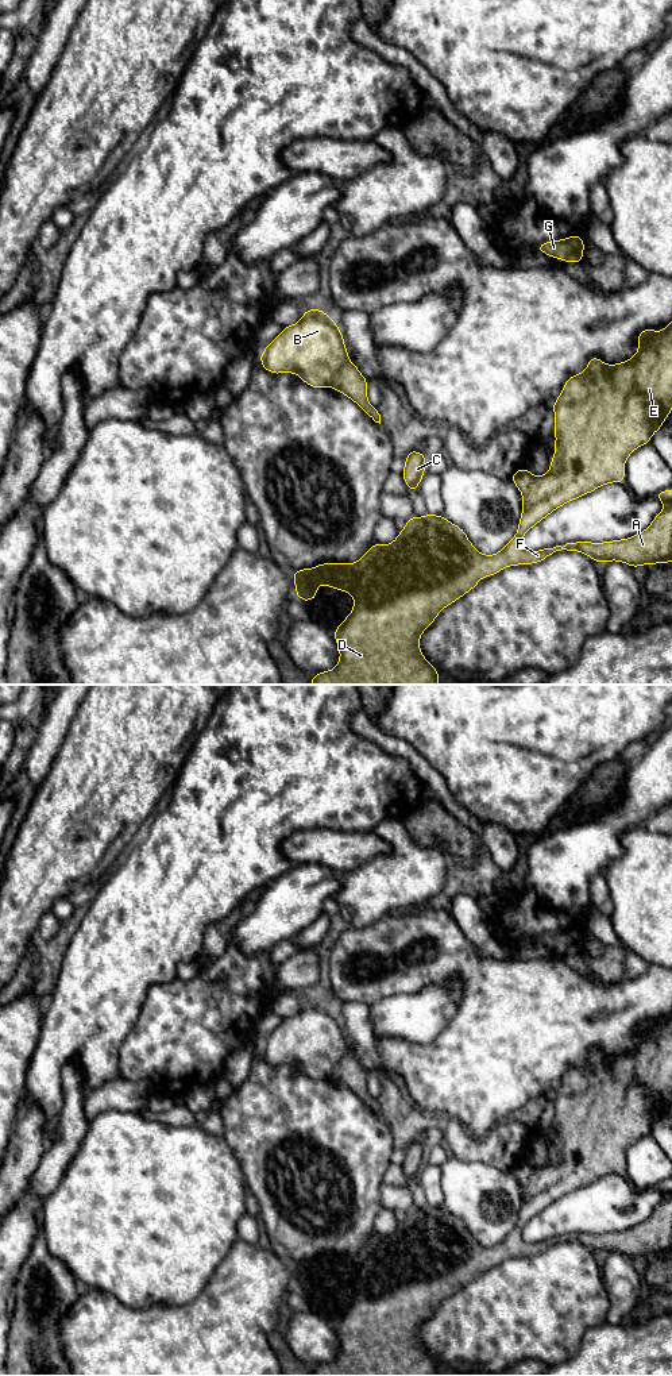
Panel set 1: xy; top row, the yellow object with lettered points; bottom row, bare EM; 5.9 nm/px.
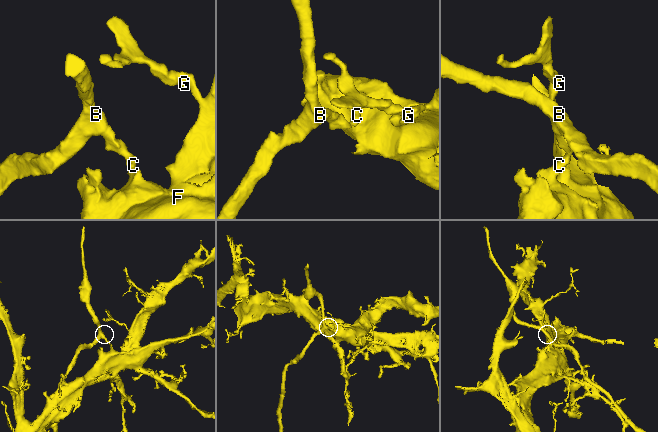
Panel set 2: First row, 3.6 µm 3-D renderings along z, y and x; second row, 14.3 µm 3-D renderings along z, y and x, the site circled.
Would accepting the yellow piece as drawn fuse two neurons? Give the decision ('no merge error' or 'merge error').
merge error

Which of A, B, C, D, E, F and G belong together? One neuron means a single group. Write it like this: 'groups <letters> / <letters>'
groups A C D E F G / B

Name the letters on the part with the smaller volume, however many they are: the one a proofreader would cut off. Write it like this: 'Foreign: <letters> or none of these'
Foreign: B

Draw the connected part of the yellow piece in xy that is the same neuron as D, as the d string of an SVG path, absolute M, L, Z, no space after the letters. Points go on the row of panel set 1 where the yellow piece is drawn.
M672 321L660 332L646 328L641 331L637 336L638 342L638 351L636 355L625 362L619 362L617 365L606 365L603 363L598 356L592 356L588 361L587 369L580 373L571 375L568 381L563 385L563 390L557 400L552 404L553 405L553 413L555 413L555 458L551 459L551 469L544 475L533 475L529 469L518 469L510 479L515 483L518 490L522 493L522 514L520 517L518 523L518 531L514 535L514 537L497 554L494 555L483 555L480 554L472 543L468 540L466 532L449 523L443 514L425 514L422 517L410 517L406 520L405 528L398 533L397 539L390 544L378 544L374 543L366 555L363 555L356 563L321 563L313 568L302 568L296 573L291 573L294 585L296 585L296 596L301 598L302 601L308 602L310 600L314 600L317 597L317 586L318 585L327 585L335 590L341 590L345 593L351 593L354 598L354 608L348 617L343 620L343 623L333 631L335 640L339 645L340 659L335 668L329 671L321 671L317 675L312 677L310 685L439 685L439 671L424 658L421 650L420 650L420 636L422 632L436 620L439 613L452 602L457 601L460 597L467 594L470 590L472 590L482 578L495 575L502 568L509 566L520 566L520 564L533 564L538 563L541 560L545 560L549 555L552 555L556 551L567 550L567 551L579 551L582 554L586 554L591 559L594 559L598 563L618 560L621 563L626 563L634 568L644 564L657 564L657 563L669 563L672 562L672 490L663 490L654 496L654 498L664 502L663 510L653 519L650 525L644 529L642 532L627 537L627 539L619 539L613 541L603 541L603 543L592 543L592 541L573 541L567 543L565 546L556 546L553 548L544 548L538 551L528 551L522 547L522 537L525 533L533 528L536 524L538 524L542 519L545 519L548 514L551 514L557 508L563 506L564 504L573 501L584 494L588 494L598 487L607 485L610 482L621 483L625 482L625 462L630 456L630 454L640 448L641 446L650 443L650 438L654 432L657 432L663 424L664 420L669 416L672 411Z

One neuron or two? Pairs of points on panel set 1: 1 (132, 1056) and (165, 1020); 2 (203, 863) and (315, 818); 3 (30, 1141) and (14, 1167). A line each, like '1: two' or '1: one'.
1: one
2: one
3: one

